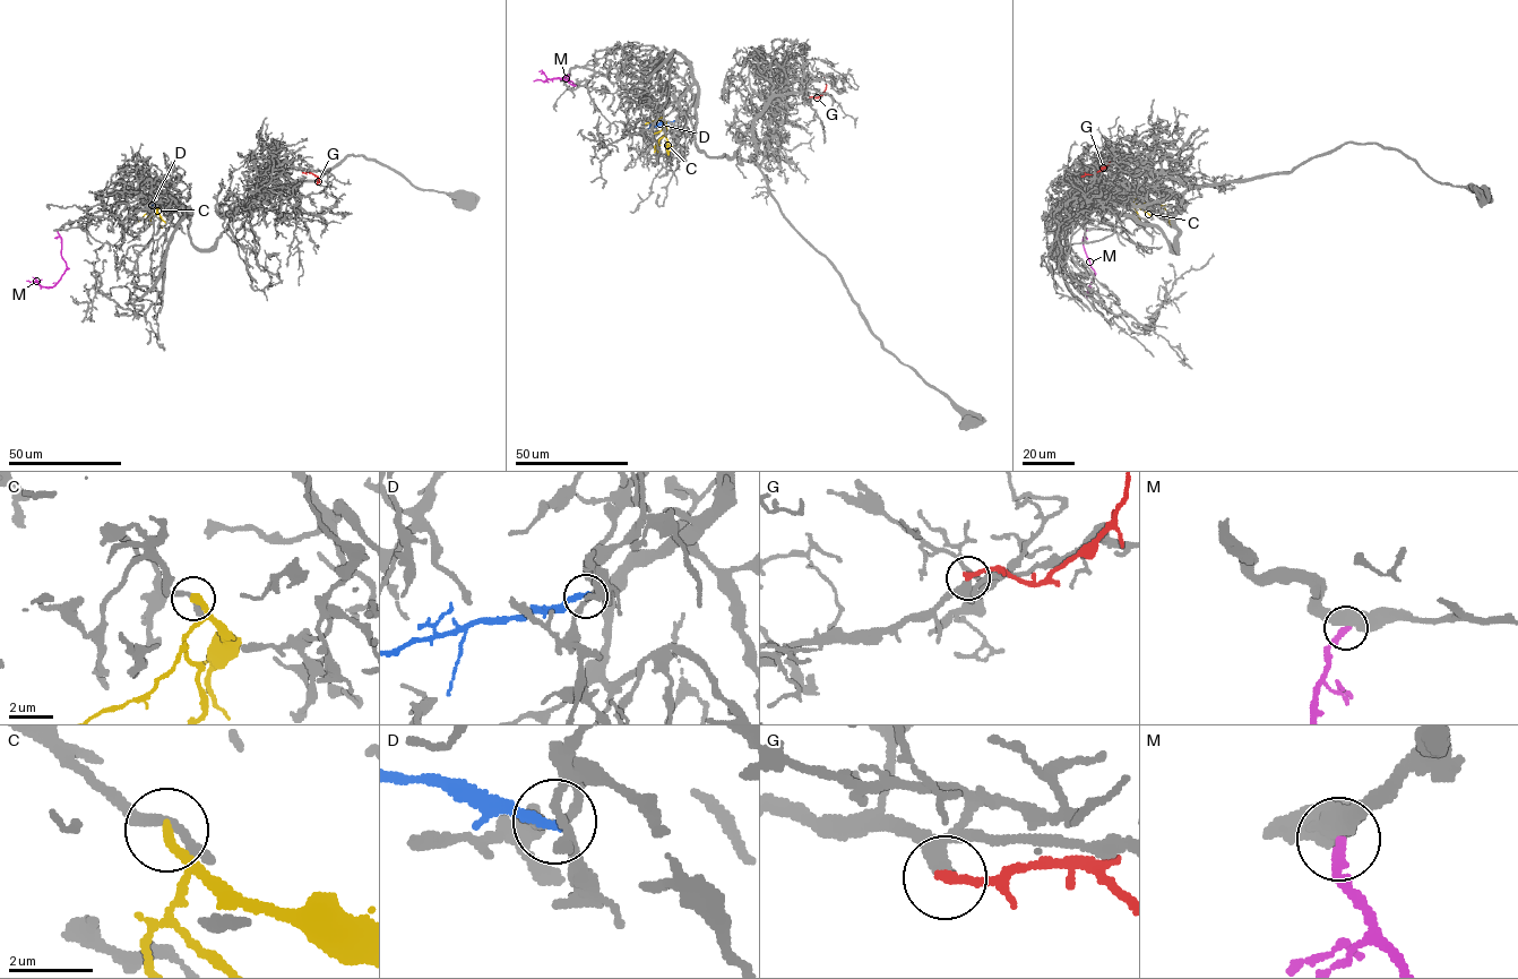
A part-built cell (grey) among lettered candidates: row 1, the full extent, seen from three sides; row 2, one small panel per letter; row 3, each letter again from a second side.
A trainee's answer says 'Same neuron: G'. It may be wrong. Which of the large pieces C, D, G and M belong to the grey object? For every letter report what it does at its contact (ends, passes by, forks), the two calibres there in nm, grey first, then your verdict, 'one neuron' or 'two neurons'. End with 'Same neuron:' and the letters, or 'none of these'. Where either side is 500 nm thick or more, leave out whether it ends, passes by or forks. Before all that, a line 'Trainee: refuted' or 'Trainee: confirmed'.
Trainee: confirmed
C: it ends | 240/280 nm | two neurons
D: it ends | 200/240 nm | two neurons
G: it ends | 320/220 nm | one neuron
M: 550/280 nm | two neurons
Same neuron: G

